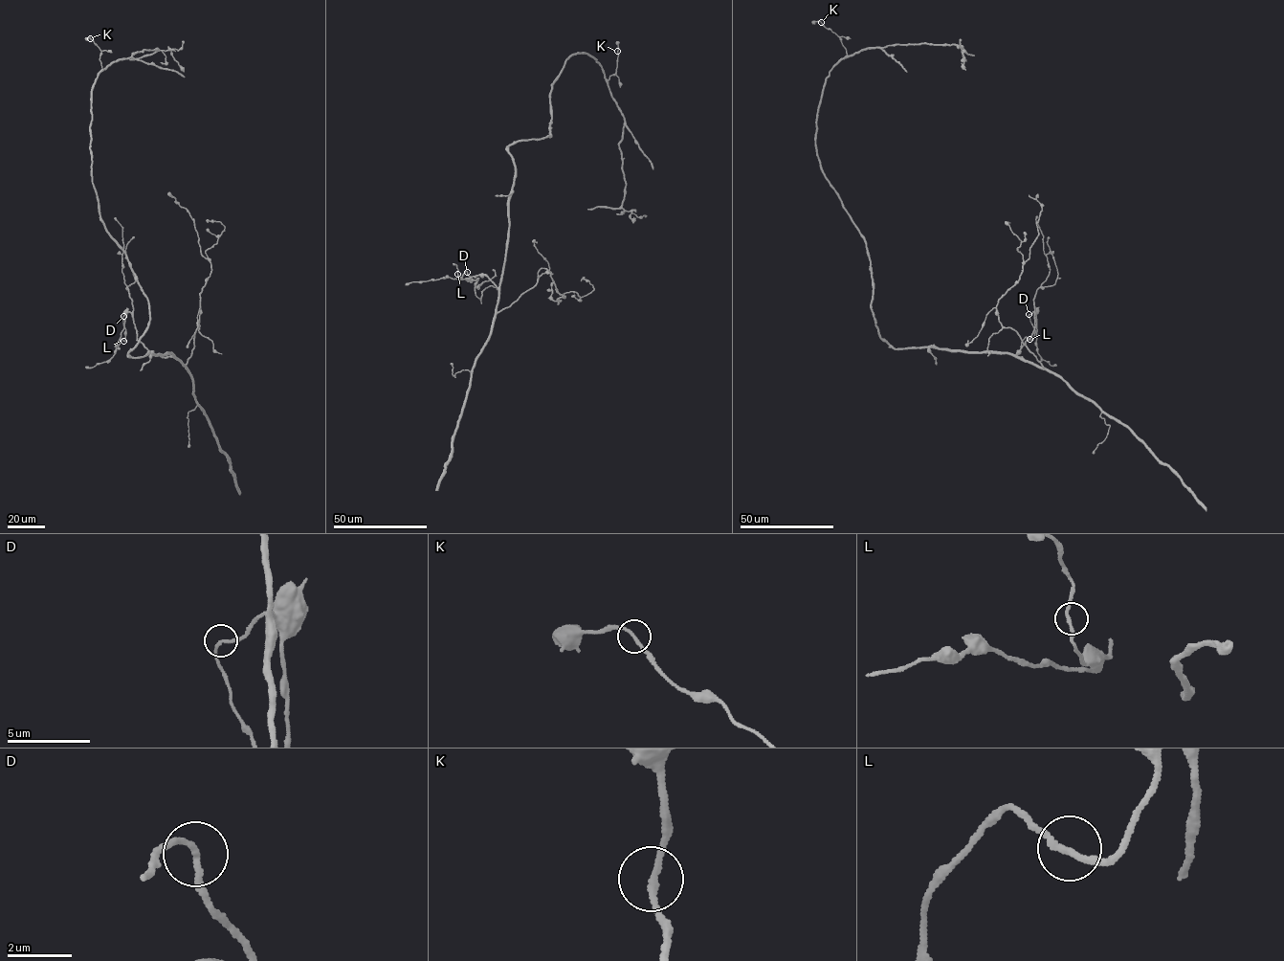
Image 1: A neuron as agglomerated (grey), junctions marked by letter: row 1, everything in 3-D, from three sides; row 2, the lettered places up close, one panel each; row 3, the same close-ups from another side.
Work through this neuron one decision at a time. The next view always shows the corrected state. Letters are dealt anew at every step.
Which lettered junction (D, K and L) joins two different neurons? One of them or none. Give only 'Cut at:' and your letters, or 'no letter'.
Cut at: no letter

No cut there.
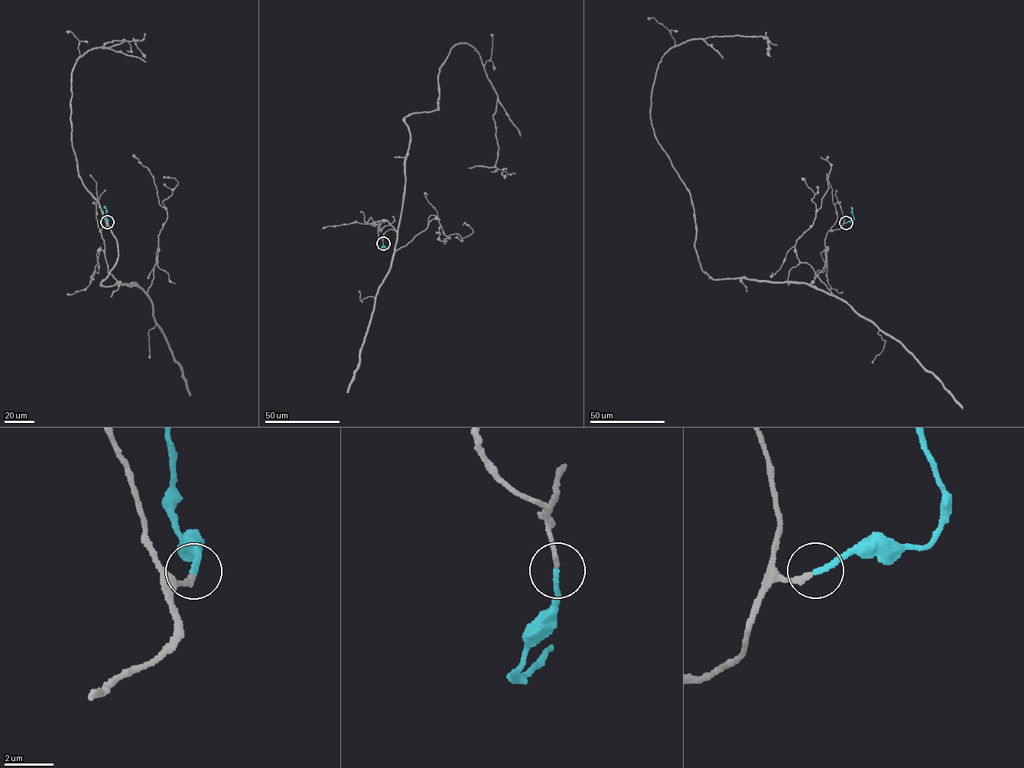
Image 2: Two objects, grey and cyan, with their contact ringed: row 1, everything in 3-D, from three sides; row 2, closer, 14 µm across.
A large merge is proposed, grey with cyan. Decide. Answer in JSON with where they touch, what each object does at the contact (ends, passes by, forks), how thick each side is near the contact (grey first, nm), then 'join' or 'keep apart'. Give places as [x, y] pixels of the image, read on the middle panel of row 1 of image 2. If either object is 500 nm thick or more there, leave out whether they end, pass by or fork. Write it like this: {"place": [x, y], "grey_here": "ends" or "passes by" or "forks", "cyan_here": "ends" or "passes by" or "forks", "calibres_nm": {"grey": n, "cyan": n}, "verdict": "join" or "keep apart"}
{"place": [383, 243], "grey_here": "ends", "cyan_here": "ends", "calibres_nm": {"grey": 220, "cyan": 200}, "verdict": "join"}

